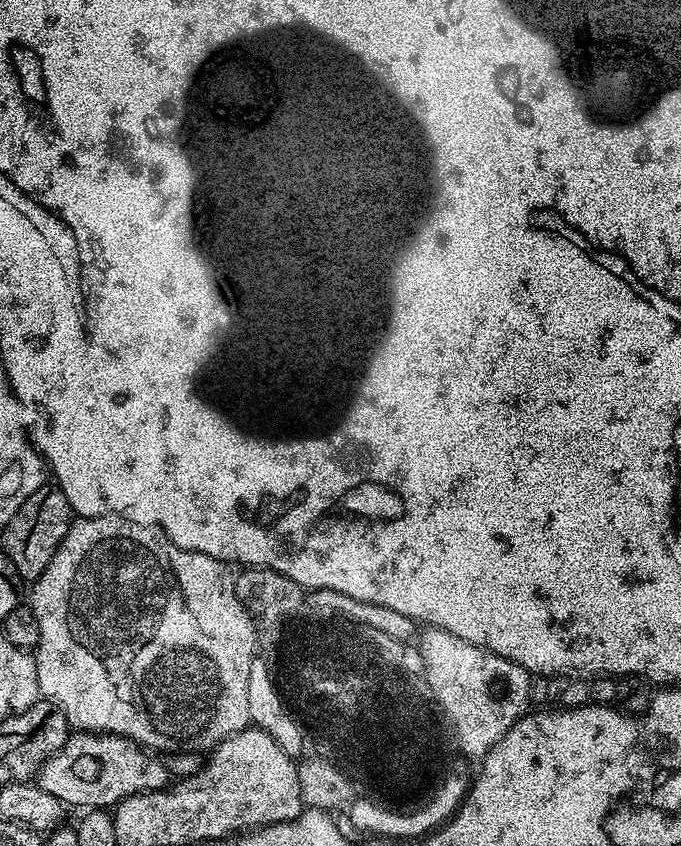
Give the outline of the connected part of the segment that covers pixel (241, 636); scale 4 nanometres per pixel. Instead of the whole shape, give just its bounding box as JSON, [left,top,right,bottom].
[30,516,258,754]

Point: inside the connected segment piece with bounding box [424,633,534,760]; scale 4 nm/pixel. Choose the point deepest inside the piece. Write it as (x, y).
(484, 694)

